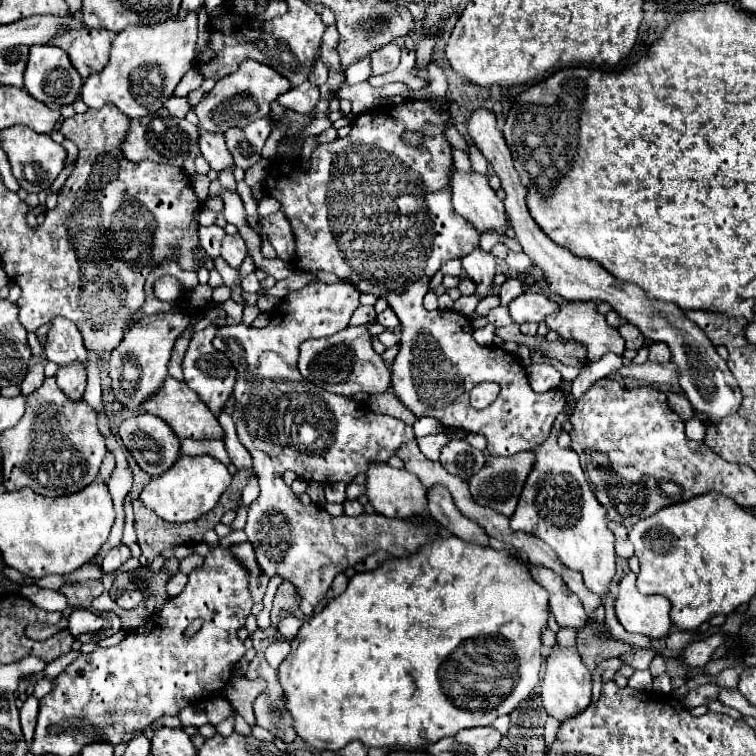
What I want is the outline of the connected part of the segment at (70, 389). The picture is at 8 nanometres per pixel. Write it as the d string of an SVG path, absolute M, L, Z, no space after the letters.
M60 365L56 383L70 399L80 399L86 389L86 369L82 365Z

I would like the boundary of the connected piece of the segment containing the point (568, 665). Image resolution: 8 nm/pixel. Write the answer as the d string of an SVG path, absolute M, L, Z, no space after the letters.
M554 647L548 661L546 661L546 673L542 679L542 705L546 709L546 713L554 719L568 721L570 717L576 717L578 713L582 713L582 709L586 709L586 705L590 705L590 695L592 695L592 679L590 679L590 671L586 669L586 665L582 663L578 651L572 649L560 649Z

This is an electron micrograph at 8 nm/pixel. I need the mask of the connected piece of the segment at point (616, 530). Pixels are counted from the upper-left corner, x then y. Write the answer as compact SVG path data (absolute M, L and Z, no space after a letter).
M608 523L610 531L616 535L616 555L622 557L622 559L630 559L634 555L634 549L632 549L632 543L626 535L626 527L624 525L618 525L618 523Z

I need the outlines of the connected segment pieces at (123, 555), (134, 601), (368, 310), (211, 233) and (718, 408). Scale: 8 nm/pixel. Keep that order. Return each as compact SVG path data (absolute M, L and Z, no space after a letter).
M118 545L114 549L108 551L108 555L104 557L104 563L102 563L102 569L104 571L114 571L118 569L122 563L126 563L130 559L130 549L126 545Z
M138 589L126 591L126 593L122 593L122 595L116 599L116 603L118 603L120 607L124 607L124 609L132 609L132 607L136 607L140 601L142 601L142 593L140 593Z
M360 305L360 307L354 311L354 315L352 315L352 319L350 319L350 325L368 323L368 321L372 321L372 317L376 317L374 307L370 307L370 305Z
M212 225L212 227L200 227L198 229L198 235L200 235L200 247L208 253L208 255L212 255L212 257L218 257L218 249L220 249L220 241L222 241L222 237L226 235L224 233L224 229L220 229L220 227L216 227L216 225Z
M476 109L468 121L468 131L476 147L482 151L482 155L488 159L488 163L500 177L502 189L506 191L504 205L510 227L514 229L524 253L534 261L534 265L538 265L544 271L550 289L566 301L606 301L612 305L614 311L618 311L632 325L636 325L644 337L664 341L672 351L672 363L676 363L680 369L678 383L684 389L694 411L704 413L708 417L730 417L730 413L738 413L742 405L742 391L738 389L738 383L730 373L726 361L716 353L716 347L702 333L702 329L698 329L698 325L694 325L678 305L650 299L638 285L618 281L596 261L574 257L568 249L550 241L526 209L526 187L522 187L518 179L518 173L512 163L512 153L506 147L504 135L498 129L494 113L490 113L488 109Z

